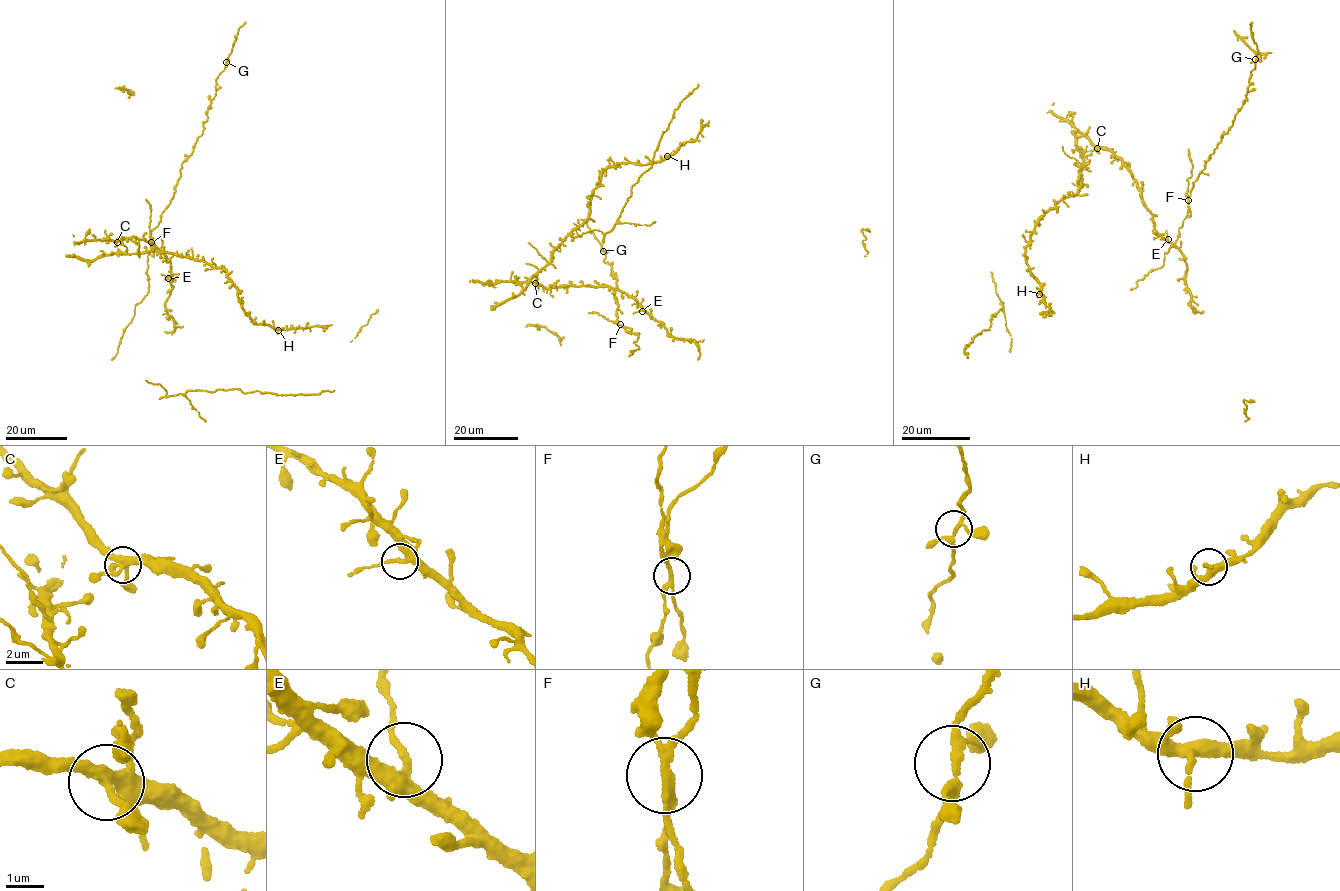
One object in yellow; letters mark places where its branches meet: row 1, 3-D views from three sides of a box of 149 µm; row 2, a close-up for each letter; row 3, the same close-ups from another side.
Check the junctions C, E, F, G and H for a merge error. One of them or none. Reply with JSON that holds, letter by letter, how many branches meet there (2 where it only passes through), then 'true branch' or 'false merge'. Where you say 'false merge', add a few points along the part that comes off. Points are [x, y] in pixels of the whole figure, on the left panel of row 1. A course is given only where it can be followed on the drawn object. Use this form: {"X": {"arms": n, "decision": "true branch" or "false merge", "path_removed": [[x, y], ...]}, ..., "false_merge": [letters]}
{"C": {"arms": 4, "decision": "true branch"}, "E": {"arms": 4, "decision": "true branch"}, "F": {"arms": 4, "decision": "false merge", "path_removed": [[151, 243], [151, 209], [145, 199]]}, "G": {"arms": 4, "decision": "true branch"}, "H": {"arms": 4, "decision": "true branch"}, "false_merge": ["F"]}

